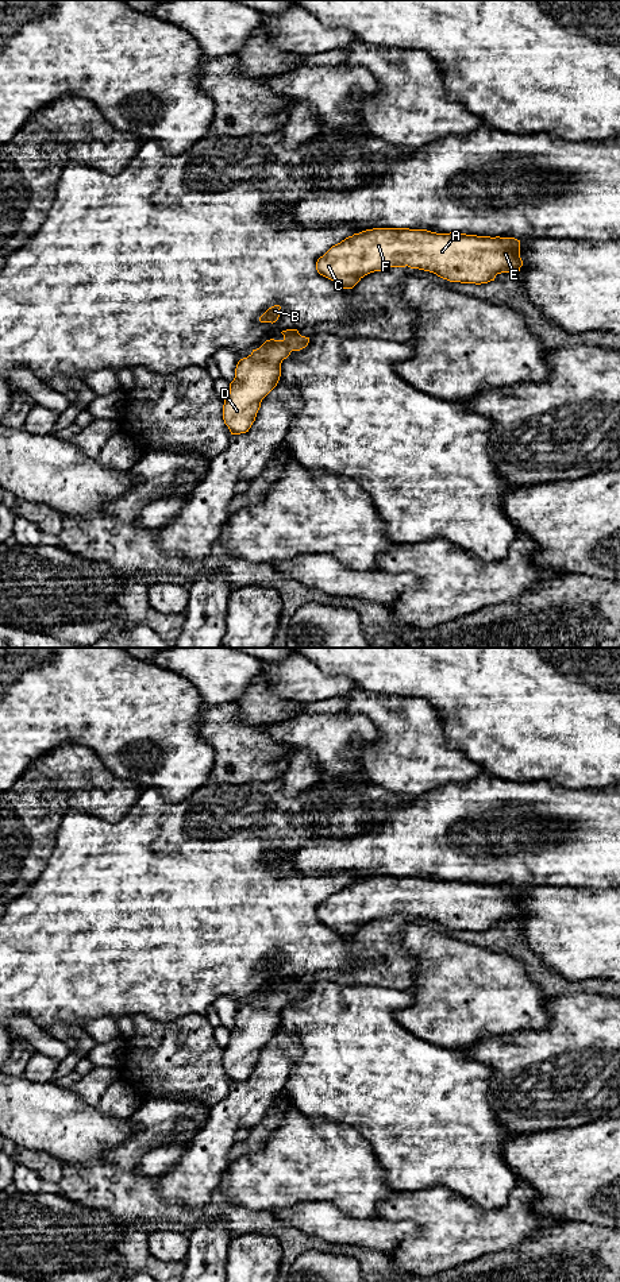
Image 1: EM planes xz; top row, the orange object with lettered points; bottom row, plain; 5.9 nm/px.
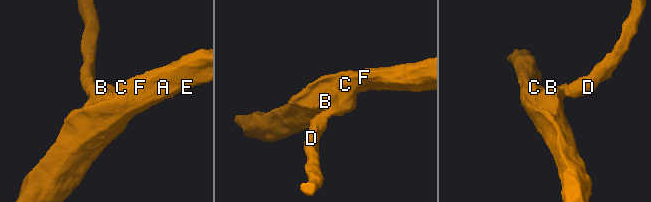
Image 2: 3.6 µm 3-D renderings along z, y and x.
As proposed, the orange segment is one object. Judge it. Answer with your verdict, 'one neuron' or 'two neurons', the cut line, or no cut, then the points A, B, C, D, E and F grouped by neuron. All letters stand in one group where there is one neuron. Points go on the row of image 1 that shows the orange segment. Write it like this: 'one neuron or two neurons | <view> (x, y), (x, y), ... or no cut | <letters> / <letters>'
one neuron | no cut | A B C D E F

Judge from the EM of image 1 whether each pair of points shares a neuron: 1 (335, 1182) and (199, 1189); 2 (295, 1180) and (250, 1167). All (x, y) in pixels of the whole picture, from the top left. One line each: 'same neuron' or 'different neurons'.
1: different neurons
2: same neuron

